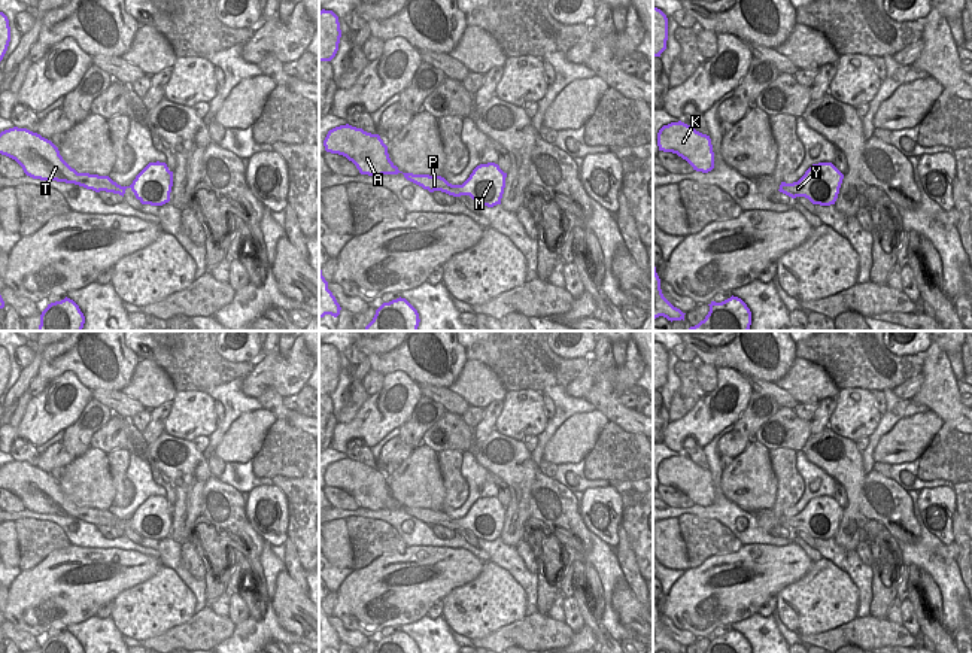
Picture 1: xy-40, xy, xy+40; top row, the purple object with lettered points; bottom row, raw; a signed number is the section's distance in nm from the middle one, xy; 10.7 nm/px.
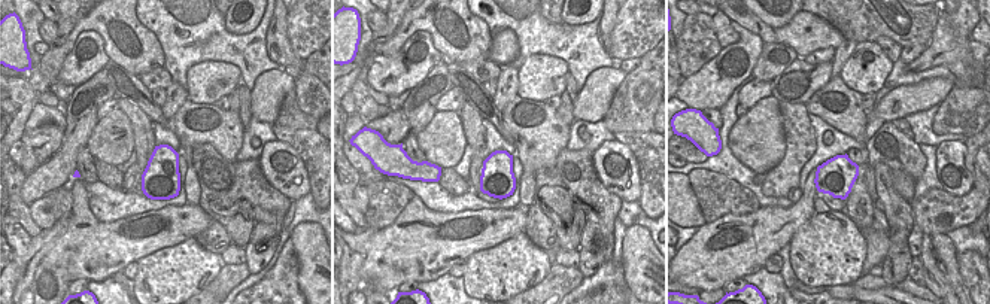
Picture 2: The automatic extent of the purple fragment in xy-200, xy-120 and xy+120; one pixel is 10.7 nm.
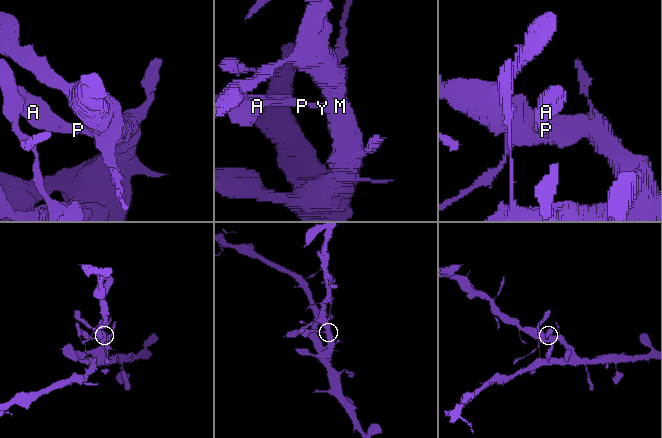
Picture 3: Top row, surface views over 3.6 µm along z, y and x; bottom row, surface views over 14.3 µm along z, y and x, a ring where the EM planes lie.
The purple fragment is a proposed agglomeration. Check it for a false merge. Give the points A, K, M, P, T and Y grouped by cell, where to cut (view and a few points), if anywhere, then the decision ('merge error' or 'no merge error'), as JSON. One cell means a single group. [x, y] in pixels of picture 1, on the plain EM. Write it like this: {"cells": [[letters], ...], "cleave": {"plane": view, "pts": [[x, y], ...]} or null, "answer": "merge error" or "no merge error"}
{"cells": [["A", "K", "M", "P", "T", "Y"]], "cleave": null, "answer": "no merge error"}

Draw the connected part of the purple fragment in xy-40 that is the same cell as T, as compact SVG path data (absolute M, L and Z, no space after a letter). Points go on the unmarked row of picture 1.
M27 462L0 467L0 488L15 493L33 513L75 517L95 526L106 525L124 531L130 522L142 538L162 540L170 535L173 505L165 496L149 496L130 520L121 520L109 510L78 507L48 473Z

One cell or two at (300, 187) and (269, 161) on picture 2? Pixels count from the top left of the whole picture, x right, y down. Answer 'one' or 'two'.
one

